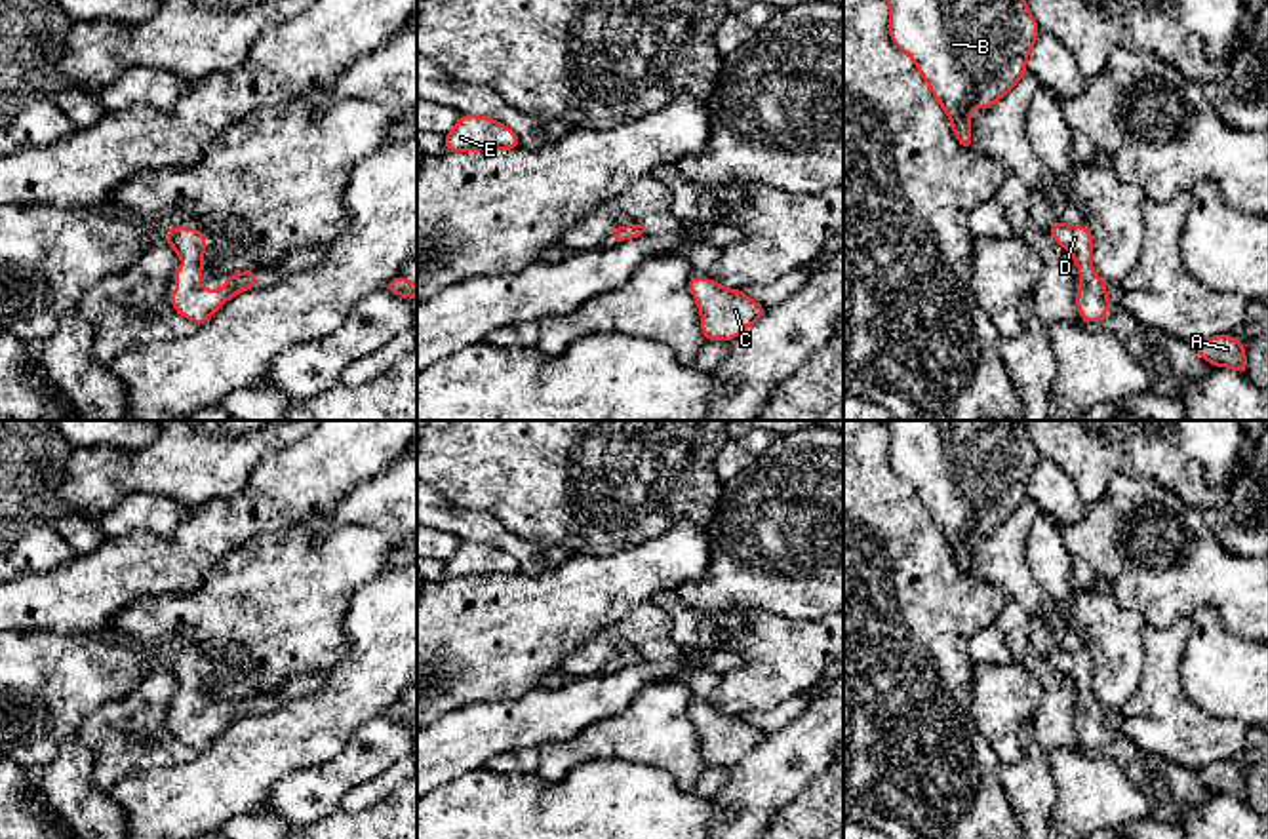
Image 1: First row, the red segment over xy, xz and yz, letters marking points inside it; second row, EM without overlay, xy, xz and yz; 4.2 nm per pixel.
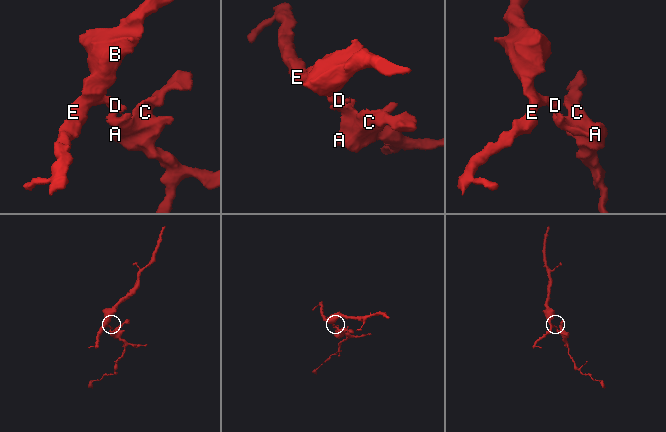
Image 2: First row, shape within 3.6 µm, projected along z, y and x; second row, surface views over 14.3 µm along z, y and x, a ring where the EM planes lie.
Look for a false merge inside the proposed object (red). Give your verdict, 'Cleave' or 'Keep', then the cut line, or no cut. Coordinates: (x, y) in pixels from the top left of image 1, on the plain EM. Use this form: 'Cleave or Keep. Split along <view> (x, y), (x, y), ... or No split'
Keep. No split

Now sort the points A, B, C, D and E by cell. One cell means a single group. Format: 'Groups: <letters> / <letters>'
Groups: A B C D E

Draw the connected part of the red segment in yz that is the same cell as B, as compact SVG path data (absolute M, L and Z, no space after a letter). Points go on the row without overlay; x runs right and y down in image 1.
M883 420L889 430L889 464L923 502L952 548L963 576L973 576L971 533L994 533L1028 498L1026 485L1040 462L1022 420Z

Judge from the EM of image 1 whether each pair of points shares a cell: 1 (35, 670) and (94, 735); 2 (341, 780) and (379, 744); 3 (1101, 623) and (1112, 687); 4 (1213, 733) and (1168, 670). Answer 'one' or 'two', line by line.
1: two
2: one
3: one
4: one

